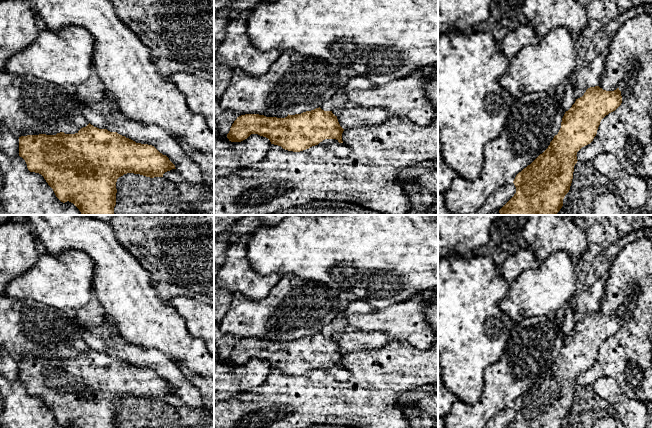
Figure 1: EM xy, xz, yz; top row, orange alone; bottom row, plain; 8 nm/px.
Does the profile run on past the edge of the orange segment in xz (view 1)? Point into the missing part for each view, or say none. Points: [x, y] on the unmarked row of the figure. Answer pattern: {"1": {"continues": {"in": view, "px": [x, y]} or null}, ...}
{"1": {"continues": {"in": "xz", "px": [341, 374]}}}

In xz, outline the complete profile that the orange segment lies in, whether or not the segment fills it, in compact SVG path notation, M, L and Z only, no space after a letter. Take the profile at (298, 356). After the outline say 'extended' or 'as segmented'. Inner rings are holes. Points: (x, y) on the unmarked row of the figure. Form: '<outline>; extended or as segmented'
M319 331L301 338L288 338L285 342L266 341L259 338L241 339L232 348L227 362L231 366L241 366L251 358L258 358L268 362L271 368L293 376L300 376L319 368L335 380L346 382L350 377L350 372L342 365L343 355L344 353L340 350L337 340L332 335L324 335Z; extended

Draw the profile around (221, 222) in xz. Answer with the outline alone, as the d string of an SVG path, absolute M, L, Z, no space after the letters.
M214 215L214 240L246 215Z

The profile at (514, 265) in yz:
M530 248L522 249L517 253L508 256L501 268L500 274L508 284L513 283L525 270L536 268L540 264Z

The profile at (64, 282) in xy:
M68 250L58 256L47 252L26 273L10 281L4 295L76 312L92 297L94 272L93 260L82 251Z

